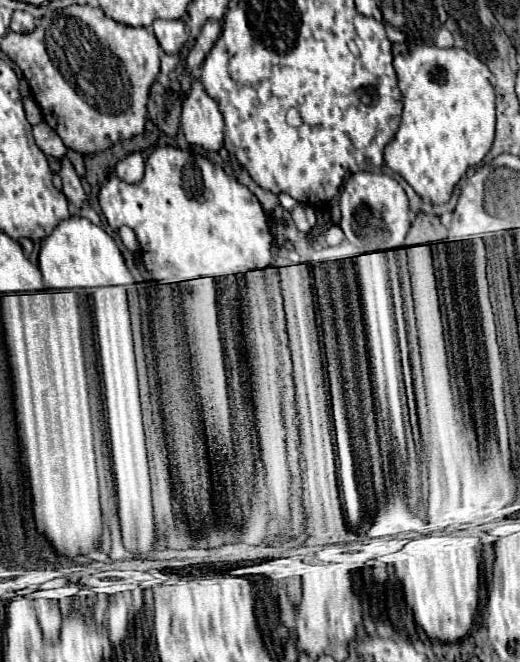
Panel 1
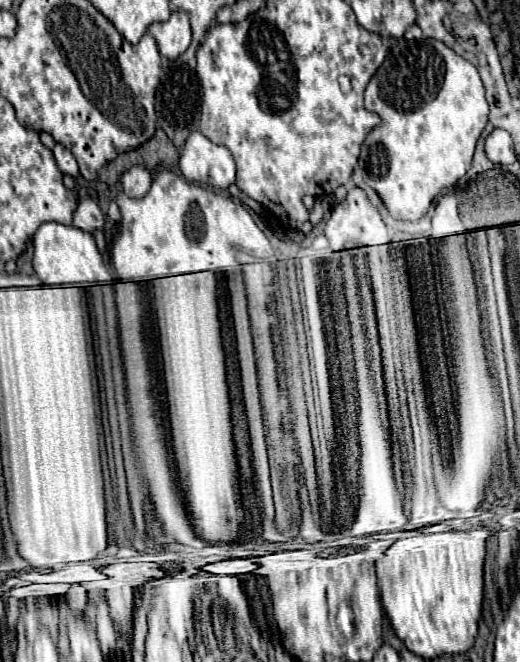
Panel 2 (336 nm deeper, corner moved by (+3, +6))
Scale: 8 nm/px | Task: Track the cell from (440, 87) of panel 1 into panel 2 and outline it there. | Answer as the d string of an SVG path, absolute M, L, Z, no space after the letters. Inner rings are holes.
M436 39L406 41L390 49L378 73L366 87L364 109L378 113L382 119L382 123L372 129L362 143L358 163L368 177L364 181L380 195L384 207L394 219L412 223L428 211L434 197L440 195L442 189L456 185L456 181L466 175L476 141L488 121L488 101L484 97L484 85L478 69Z

